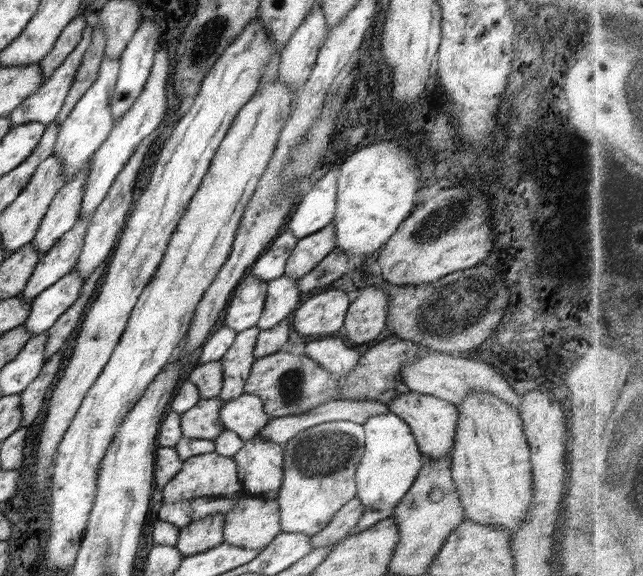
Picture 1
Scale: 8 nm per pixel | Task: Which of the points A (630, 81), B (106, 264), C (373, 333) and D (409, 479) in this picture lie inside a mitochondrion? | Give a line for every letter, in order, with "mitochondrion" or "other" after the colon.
A: mitochondrion
B: other
C: other
D: other

